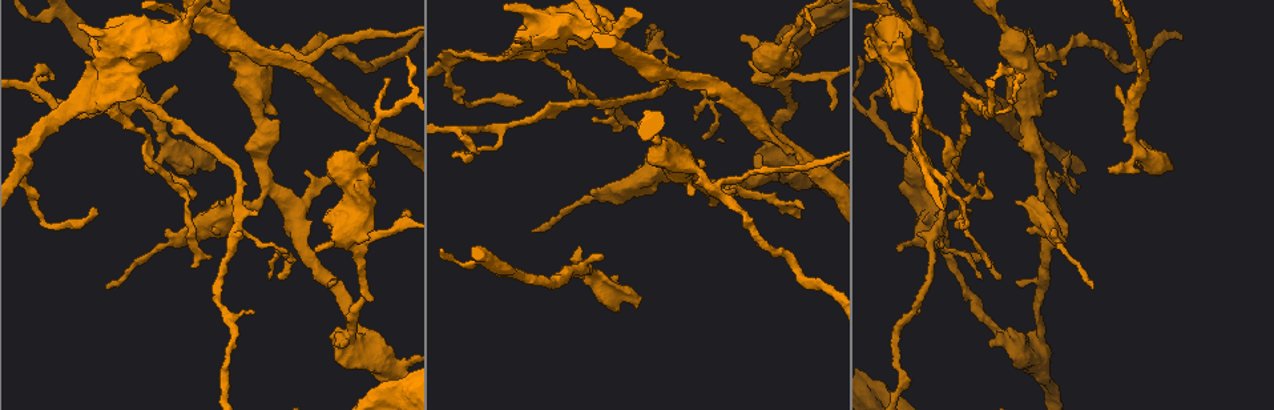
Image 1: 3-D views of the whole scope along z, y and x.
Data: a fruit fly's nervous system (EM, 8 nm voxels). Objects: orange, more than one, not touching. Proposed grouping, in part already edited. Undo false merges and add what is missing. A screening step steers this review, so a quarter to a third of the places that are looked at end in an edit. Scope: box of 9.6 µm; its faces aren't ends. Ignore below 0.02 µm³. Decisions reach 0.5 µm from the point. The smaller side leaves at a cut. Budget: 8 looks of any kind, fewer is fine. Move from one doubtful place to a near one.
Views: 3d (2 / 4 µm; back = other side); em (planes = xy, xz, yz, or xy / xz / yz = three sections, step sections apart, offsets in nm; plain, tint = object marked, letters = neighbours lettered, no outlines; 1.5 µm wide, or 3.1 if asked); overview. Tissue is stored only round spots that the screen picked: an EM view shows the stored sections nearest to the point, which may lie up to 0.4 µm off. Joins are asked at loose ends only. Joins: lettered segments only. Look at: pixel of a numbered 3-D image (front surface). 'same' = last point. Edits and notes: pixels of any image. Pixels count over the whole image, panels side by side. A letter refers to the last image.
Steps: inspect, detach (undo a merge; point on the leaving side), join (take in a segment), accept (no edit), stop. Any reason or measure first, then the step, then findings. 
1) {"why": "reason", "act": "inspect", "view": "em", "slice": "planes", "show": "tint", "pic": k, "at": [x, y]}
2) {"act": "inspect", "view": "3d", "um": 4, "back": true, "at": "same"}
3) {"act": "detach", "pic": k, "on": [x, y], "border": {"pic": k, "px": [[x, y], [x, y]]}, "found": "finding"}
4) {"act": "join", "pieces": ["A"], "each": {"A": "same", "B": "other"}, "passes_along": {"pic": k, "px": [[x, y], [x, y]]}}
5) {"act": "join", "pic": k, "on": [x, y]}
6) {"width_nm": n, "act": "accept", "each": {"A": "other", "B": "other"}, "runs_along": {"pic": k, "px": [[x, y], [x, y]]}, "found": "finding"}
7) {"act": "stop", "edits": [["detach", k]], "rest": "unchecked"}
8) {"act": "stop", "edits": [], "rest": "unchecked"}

{"why": "branch stops here", "act": "inspect", "view": "3d", "um": 2, "pic": 1, "at": [374, 189]}

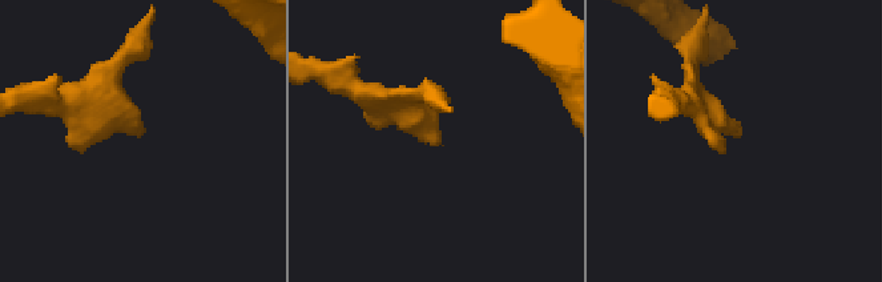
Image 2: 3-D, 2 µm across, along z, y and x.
{"act": "inspect", "view": "em", "slice": "planes", "show": "letters", "pic": 2, "at": [741, 128]}

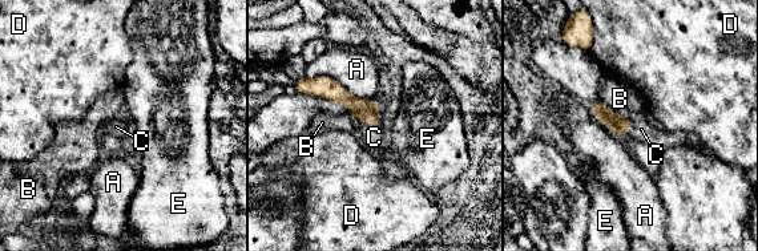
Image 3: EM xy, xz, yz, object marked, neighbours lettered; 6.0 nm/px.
{"longest_contact_nm": ["A", 460], "act": "join", "pieces": ["C"], "each": {"A": "other", "B": "other", "C": "same", "D": "other", "E": "other"}, "passes_along": {"pic": 3, "px": [[362, 109], [369, 125], [374, 137]]}, "found": "it goes on there"}

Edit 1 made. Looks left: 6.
{"why": "free end", "act": "inspect", "view": "3d", "um": 4, "pic": 1, "at": [212, 168]}

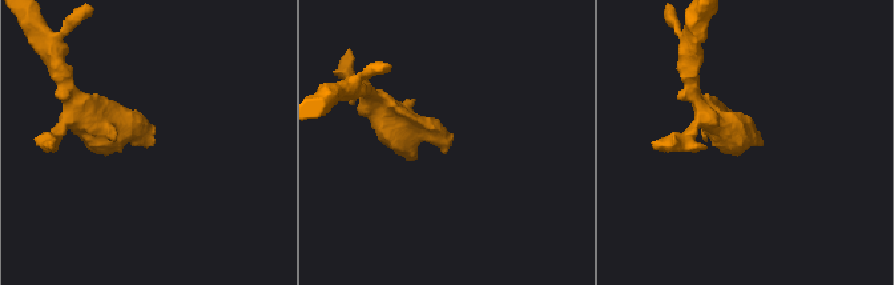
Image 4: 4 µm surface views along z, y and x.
{"act": "inspect", "view": "em", "slice": "planes", "show": "letters", "pic": 4, "at": [449, 143]}

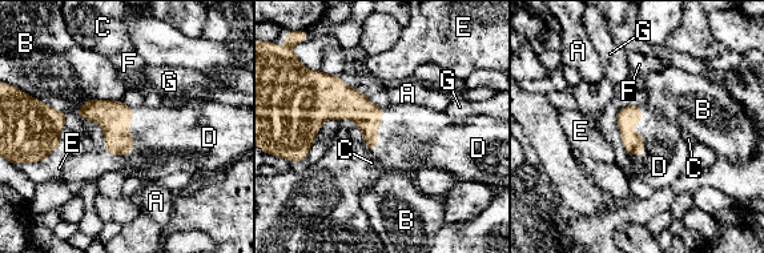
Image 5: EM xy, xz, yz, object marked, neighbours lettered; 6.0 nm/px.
{"width_nm": 150, "act": "join", "pieces": ["D"], "each": {"A": "other", "B": "other", "C": "other", "D": "same", "E": "other", "F": "other", "G": "other"}, "passes_along": {"pic": 5, "px": [[634, 144], [638, 131], [667, 149]]}, "found": "it goes on there"}

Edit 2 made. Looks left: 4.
{"act": "stop", "edits": [["join", 3], ["join", 5]], "rest": "unchecked"}

